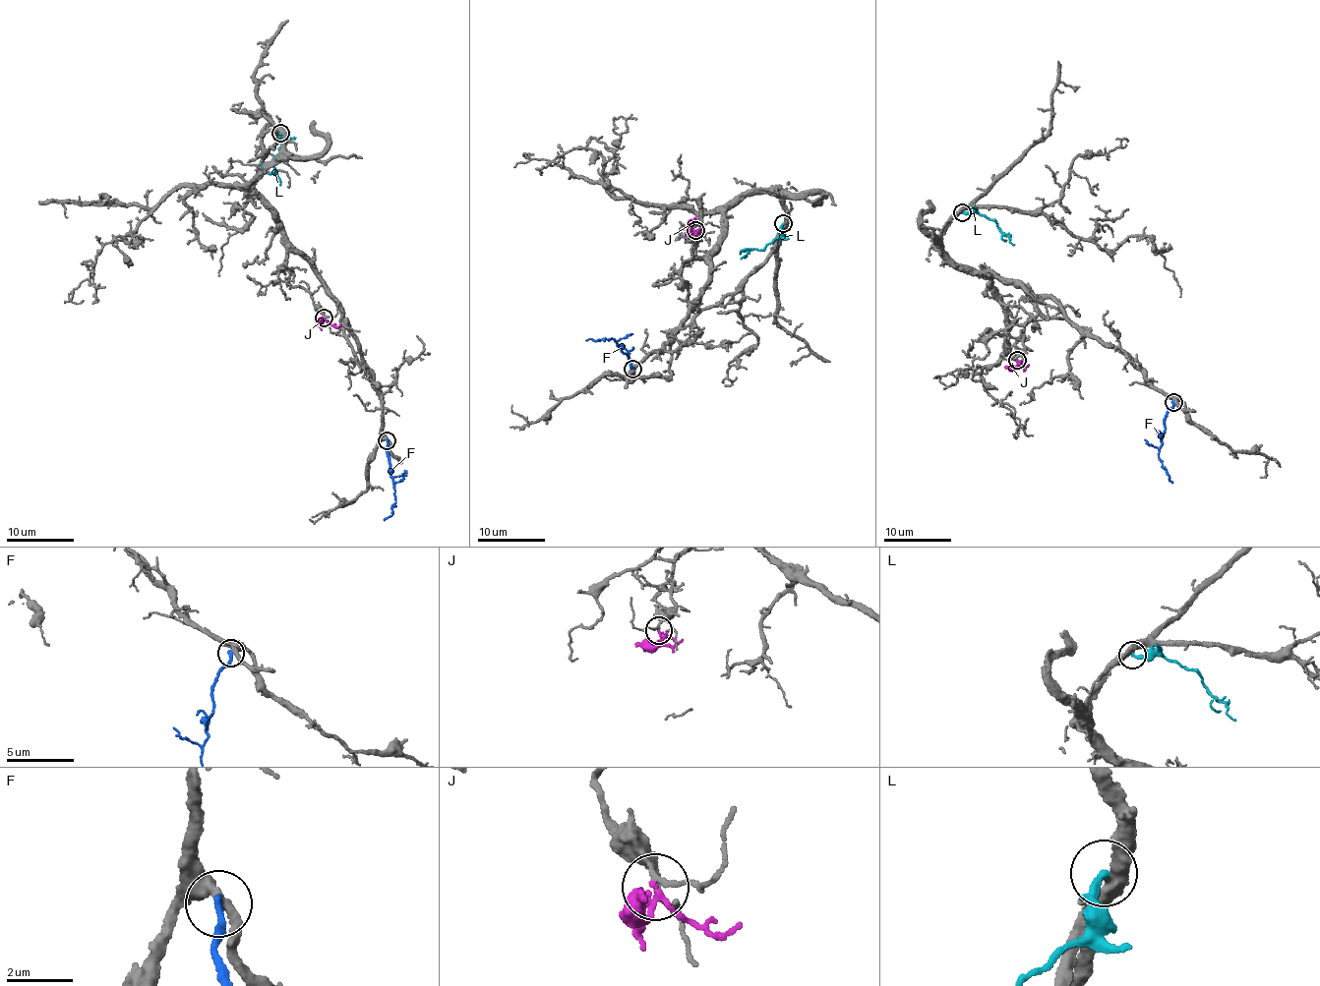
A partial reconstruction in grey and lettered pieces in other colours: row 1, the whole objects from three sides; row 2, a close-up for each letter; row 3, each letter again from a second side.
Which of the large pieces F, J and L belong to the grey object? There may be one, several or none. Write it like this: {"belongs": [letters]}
{"belongs": []}

